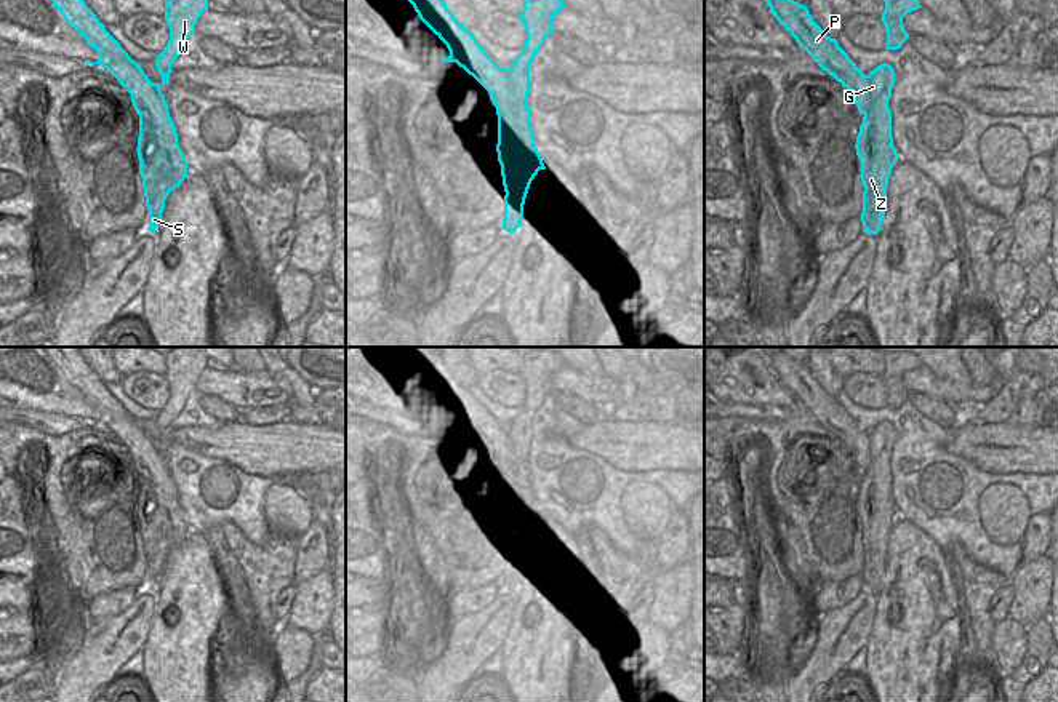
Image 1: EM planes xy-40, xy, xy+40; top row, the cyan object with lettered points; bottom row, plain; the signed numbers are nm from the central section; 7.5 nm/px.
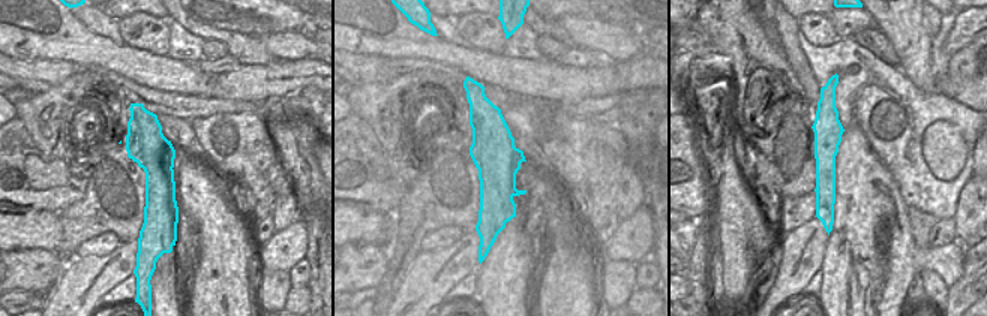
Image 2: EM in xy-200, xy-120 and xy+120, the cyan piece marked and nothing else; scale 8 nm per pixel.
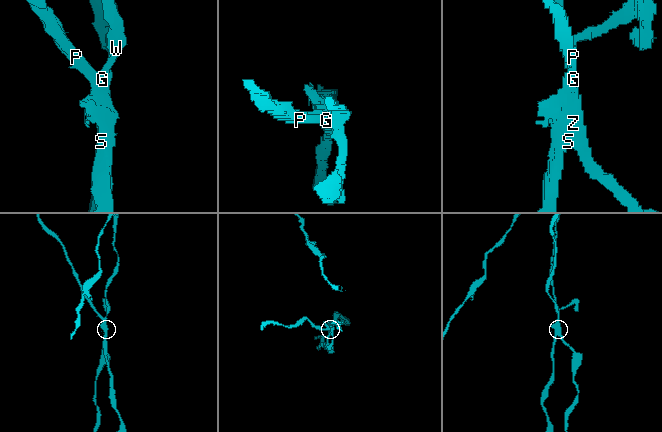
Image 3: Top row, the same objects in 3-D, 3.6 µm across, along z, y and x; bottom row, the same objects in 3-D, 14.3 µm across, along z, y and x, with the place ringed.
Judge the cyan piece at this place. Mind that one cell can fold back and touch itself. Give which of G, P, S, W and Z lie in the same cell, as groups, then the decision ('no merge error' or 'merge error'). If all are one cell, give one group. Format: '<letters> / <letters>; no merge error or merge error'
G W Z / P S; merge error

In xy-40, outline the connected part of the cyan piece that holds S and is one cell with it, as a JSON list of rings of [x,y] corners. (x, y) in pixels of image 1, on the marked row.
[[[83,0],[51,2],[64,21],[99,53],[98,62],[86,64],[106,67],[131,94],[139,115],[138,160],[149,209],[146,230],[157,230],[166,197],[187,176],[187,160],[178,144],[176,126],[160,90],[162,83],[147,78],[141,66],[128,56]]]

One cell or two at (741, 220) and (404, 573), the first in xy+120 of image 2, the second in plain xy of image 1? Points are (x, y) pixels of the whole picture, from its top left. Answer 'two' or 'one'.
one

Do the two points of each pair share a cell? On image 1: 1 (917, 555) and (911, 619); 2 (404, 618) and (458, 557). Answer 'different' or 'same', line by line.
1: same
2: different

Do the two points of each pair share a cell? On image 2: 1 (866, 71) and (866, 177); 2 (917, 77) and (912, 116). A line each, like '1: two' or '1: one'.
1: two
2: two

